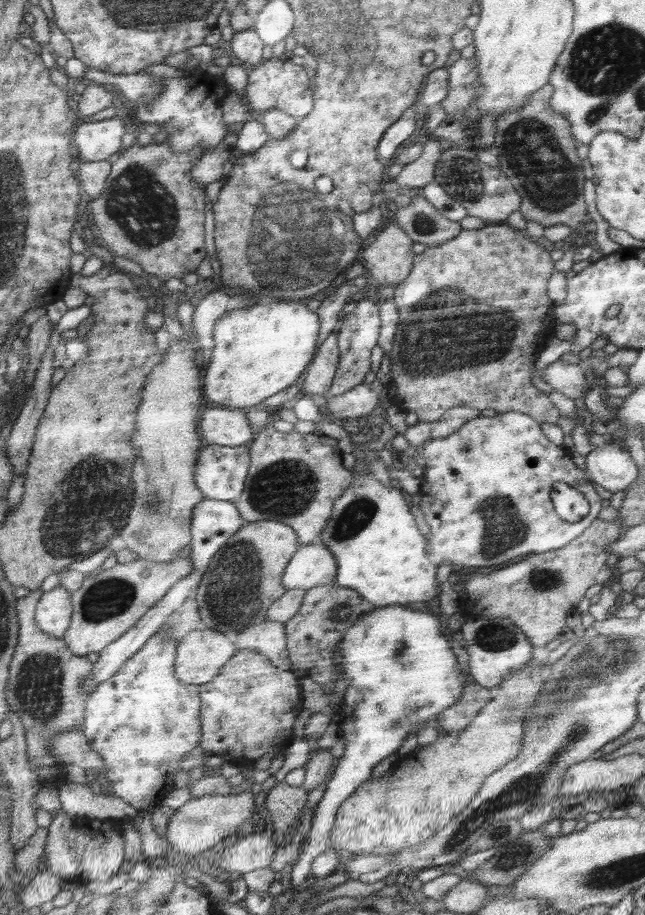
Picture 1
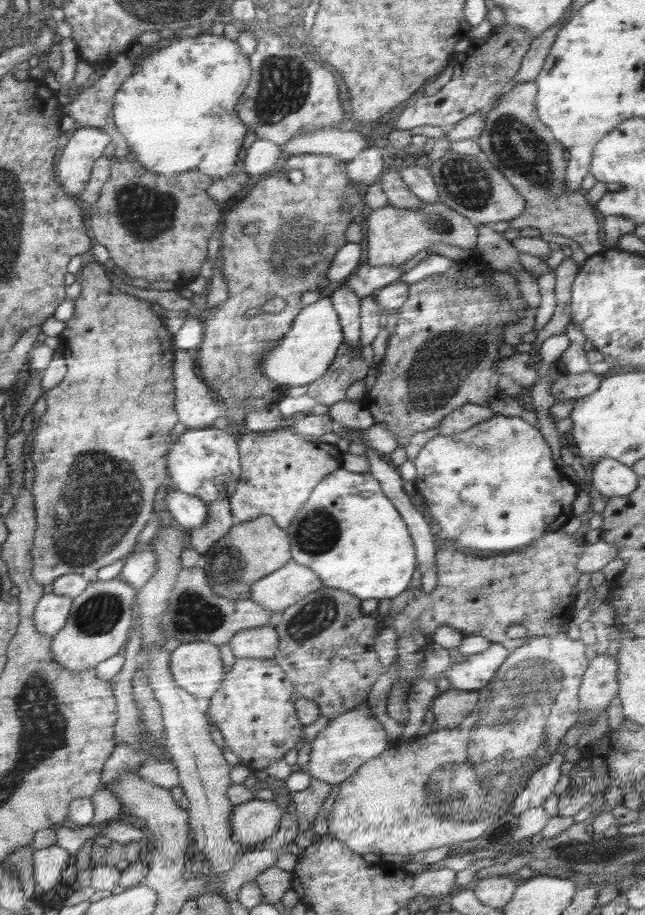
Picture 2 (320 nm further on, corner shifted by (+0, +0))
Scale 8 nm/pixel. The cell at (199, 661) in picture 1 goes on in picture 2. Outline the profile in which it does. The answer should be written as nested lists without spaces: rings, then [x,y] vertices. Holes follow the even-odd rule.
[[[212,642],[182,643],[171,653],[170,665],[176,682],[204,702],[219,689],[224,676],[220,650]]]

